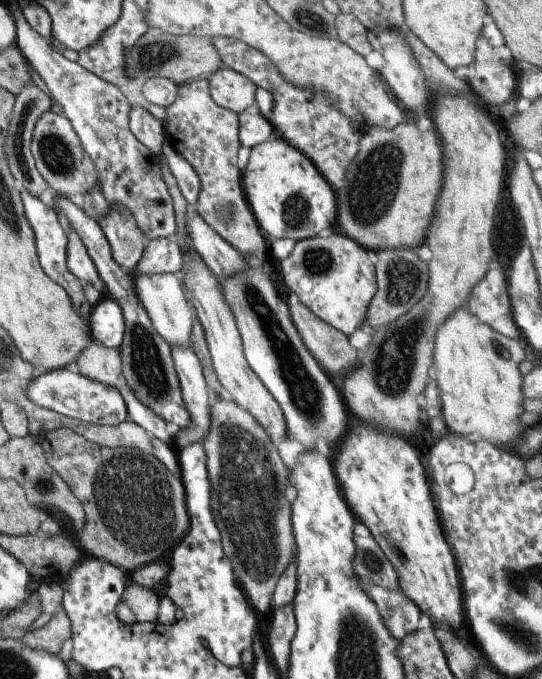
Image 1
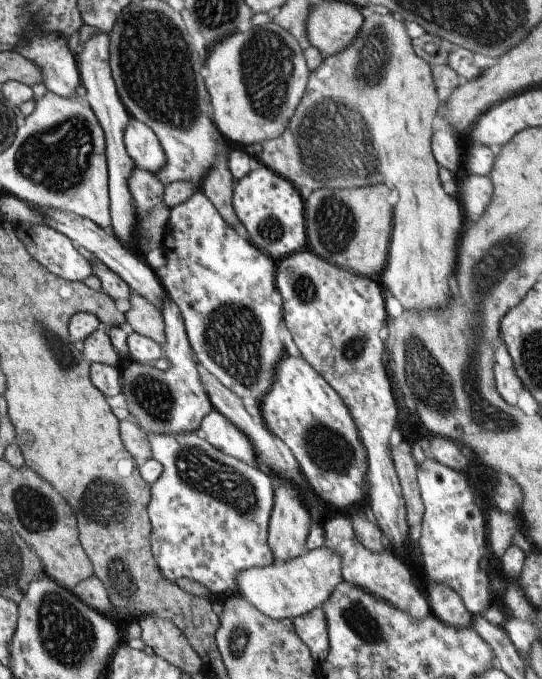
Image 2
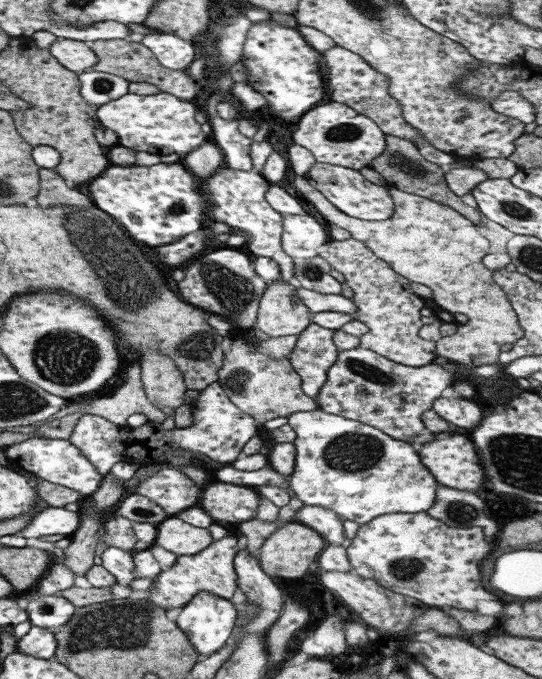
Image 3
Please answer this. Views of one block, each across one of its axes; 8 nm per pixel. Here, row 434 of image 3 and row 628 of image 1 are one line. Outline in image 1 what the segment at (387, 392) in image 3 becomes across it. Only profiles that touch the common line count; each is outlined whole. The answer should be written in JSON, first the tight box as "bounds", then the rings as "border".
{"bounds":[359,582,419,641],"border":[[[359,582],[362,589],[377,605],[382,623],[400,641],[405,635],[411,635],[418,629],[419,609],[399,591],[385,590],[377,585]]]}

